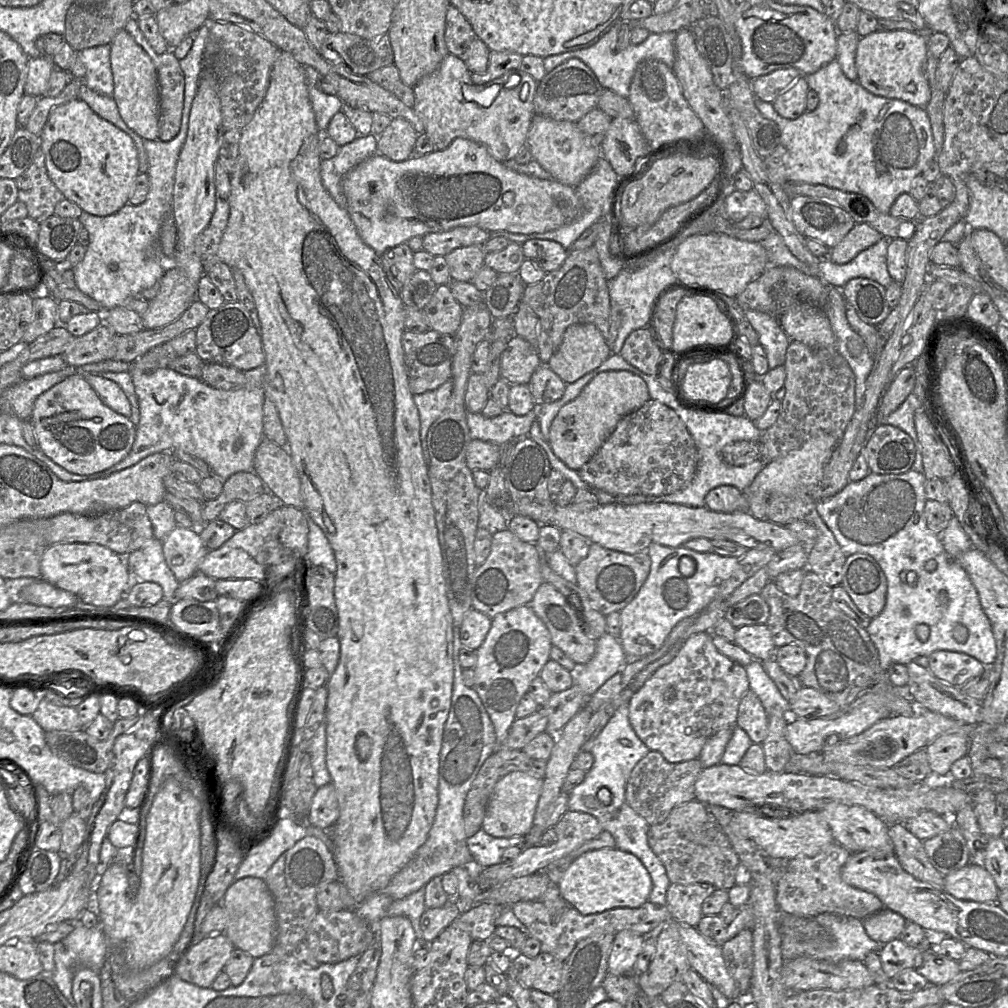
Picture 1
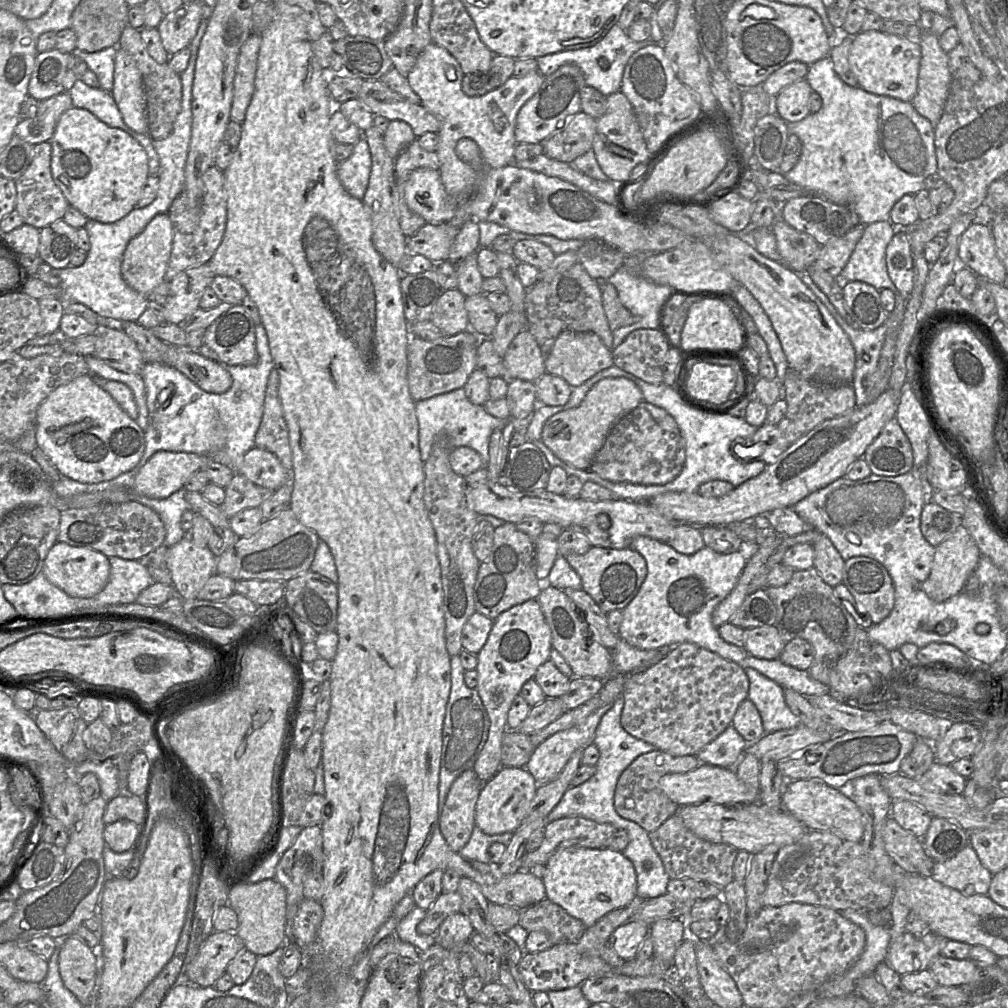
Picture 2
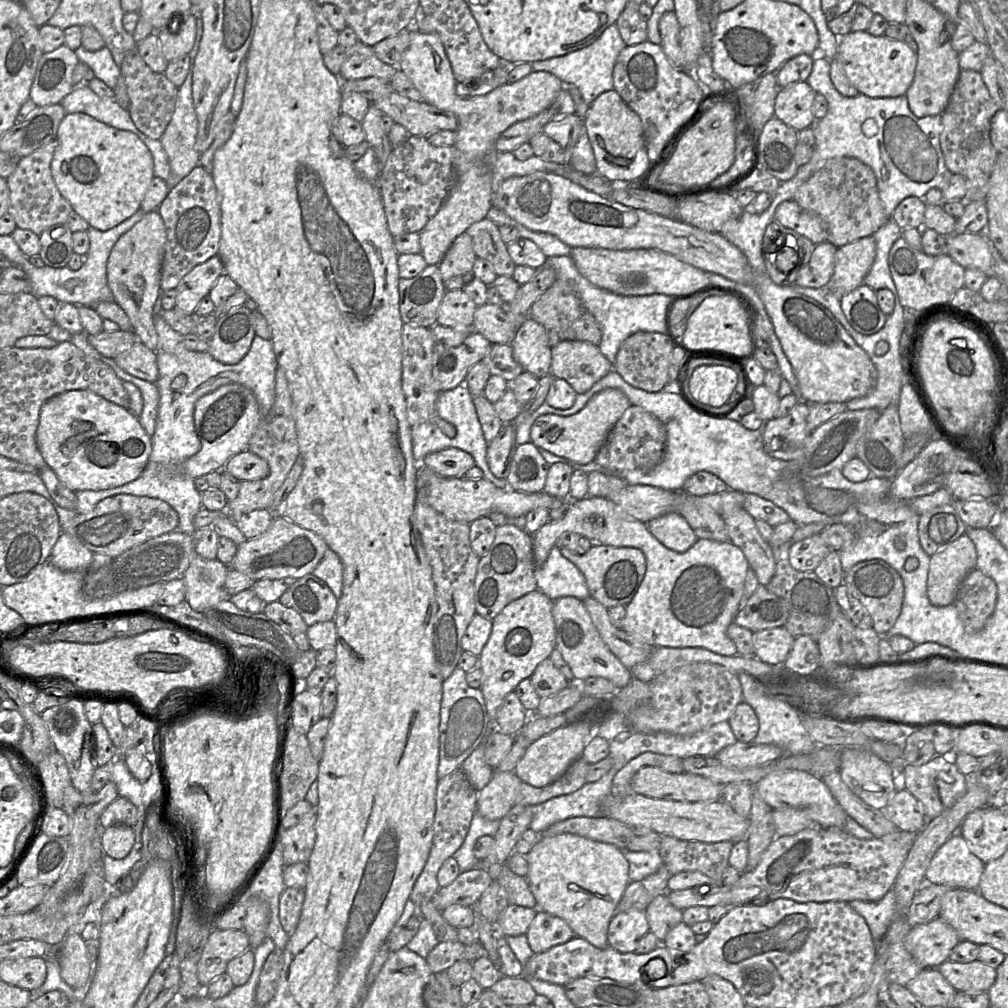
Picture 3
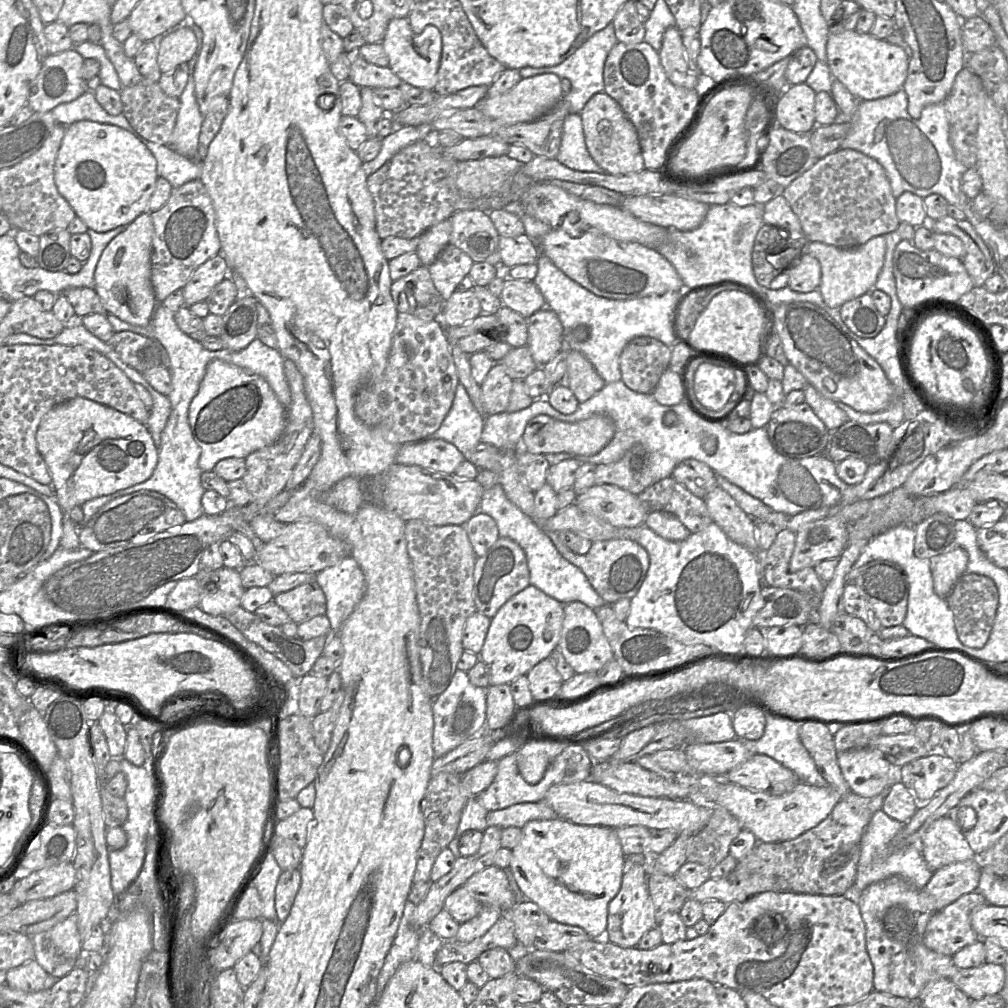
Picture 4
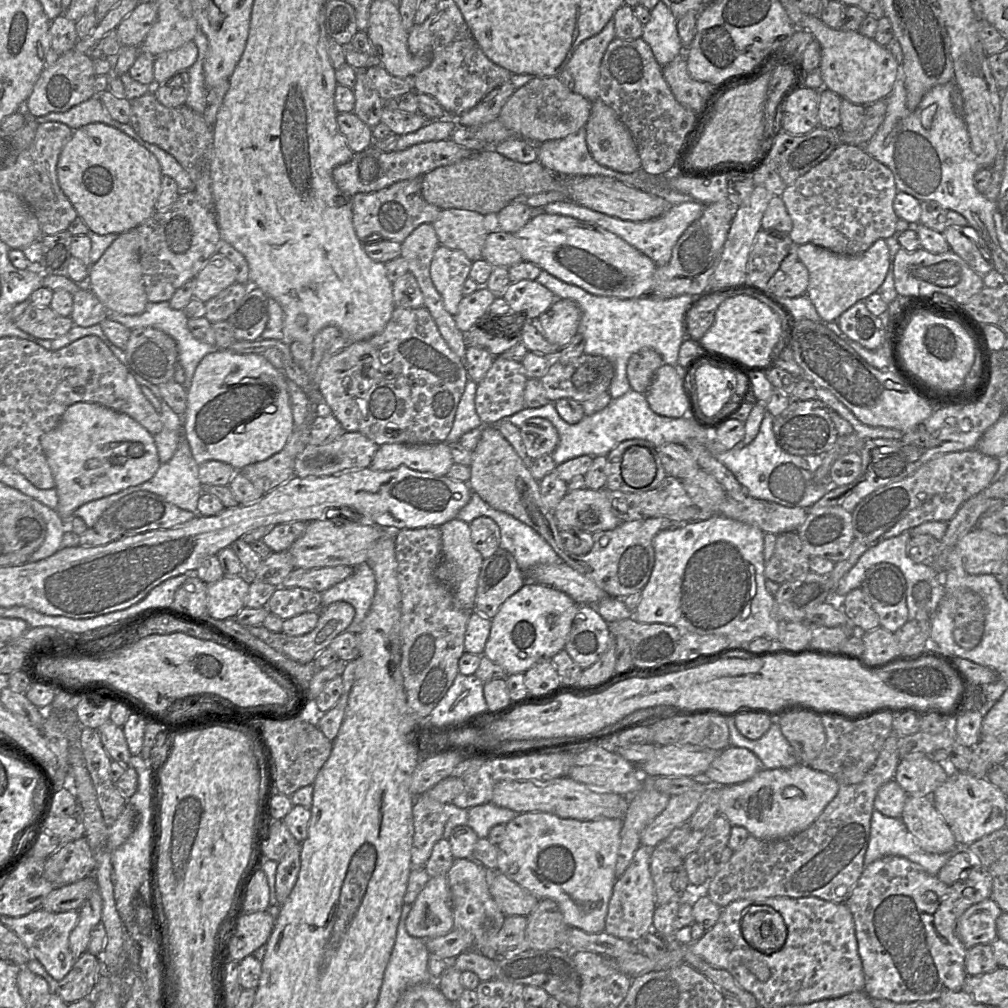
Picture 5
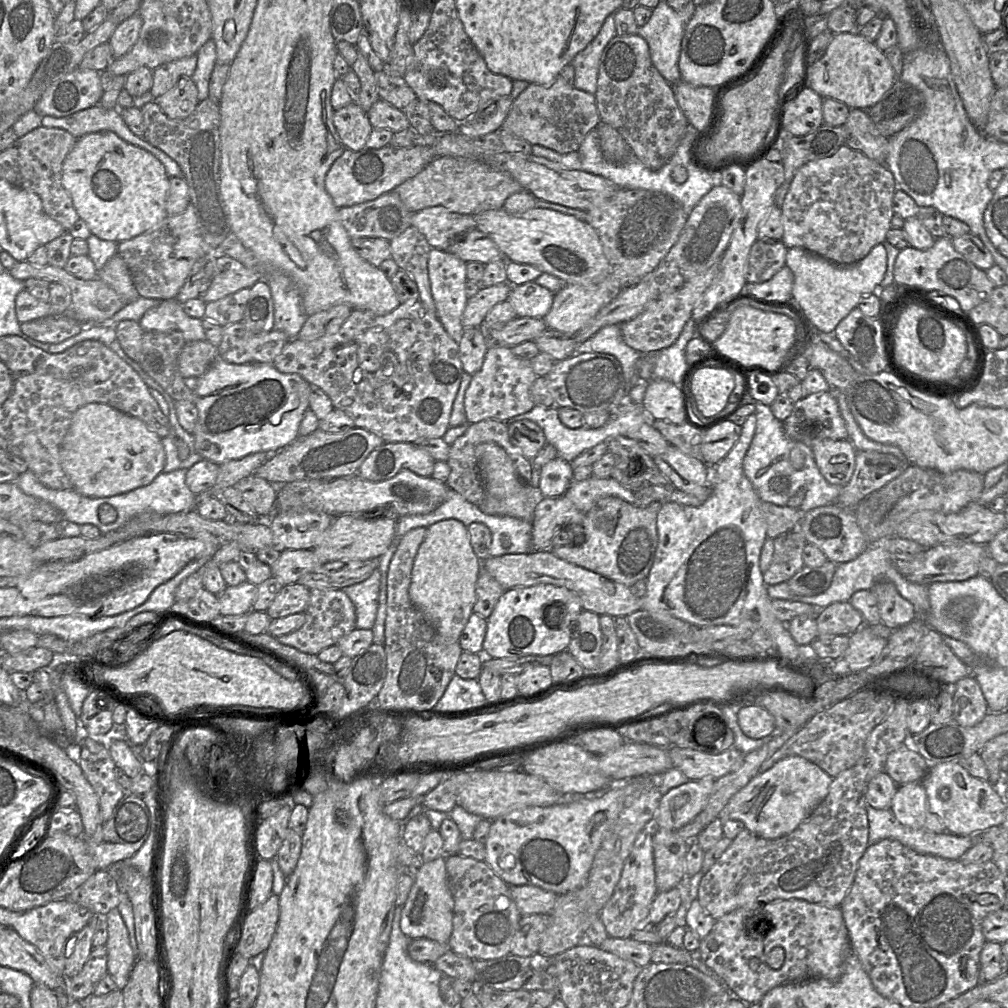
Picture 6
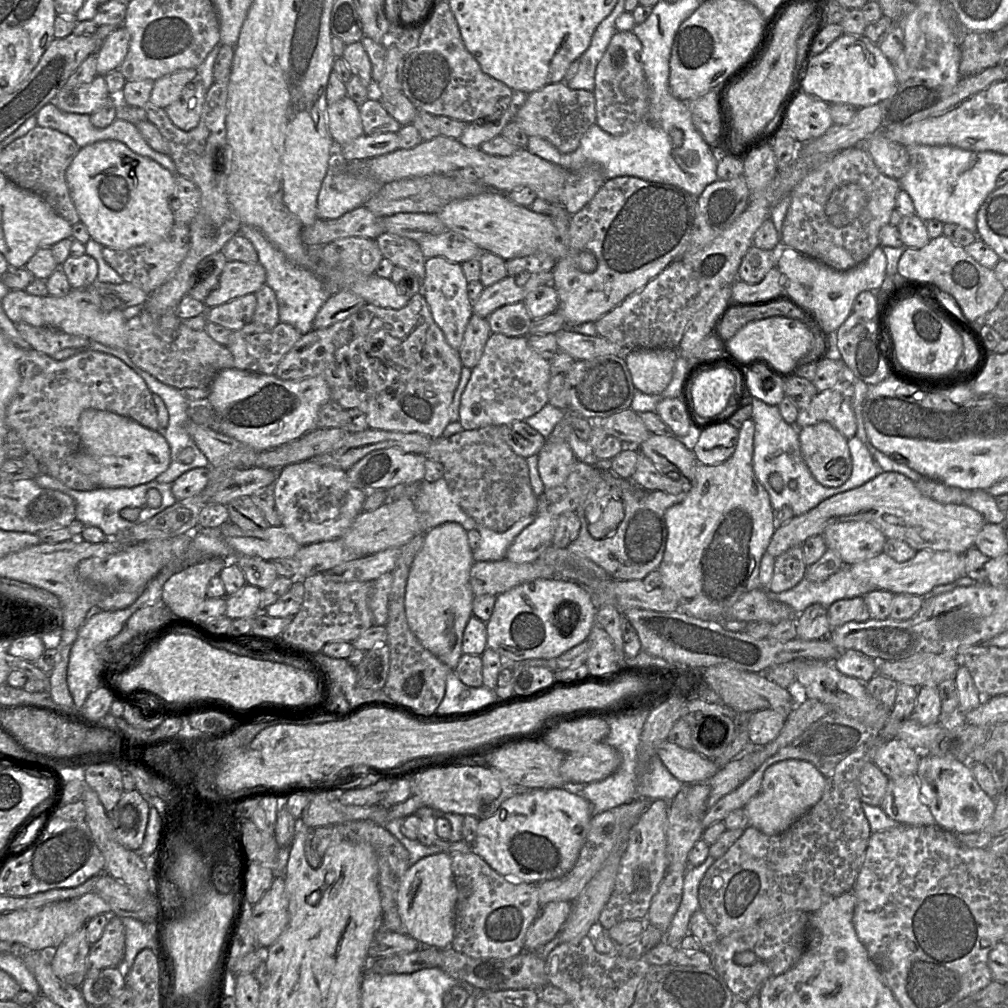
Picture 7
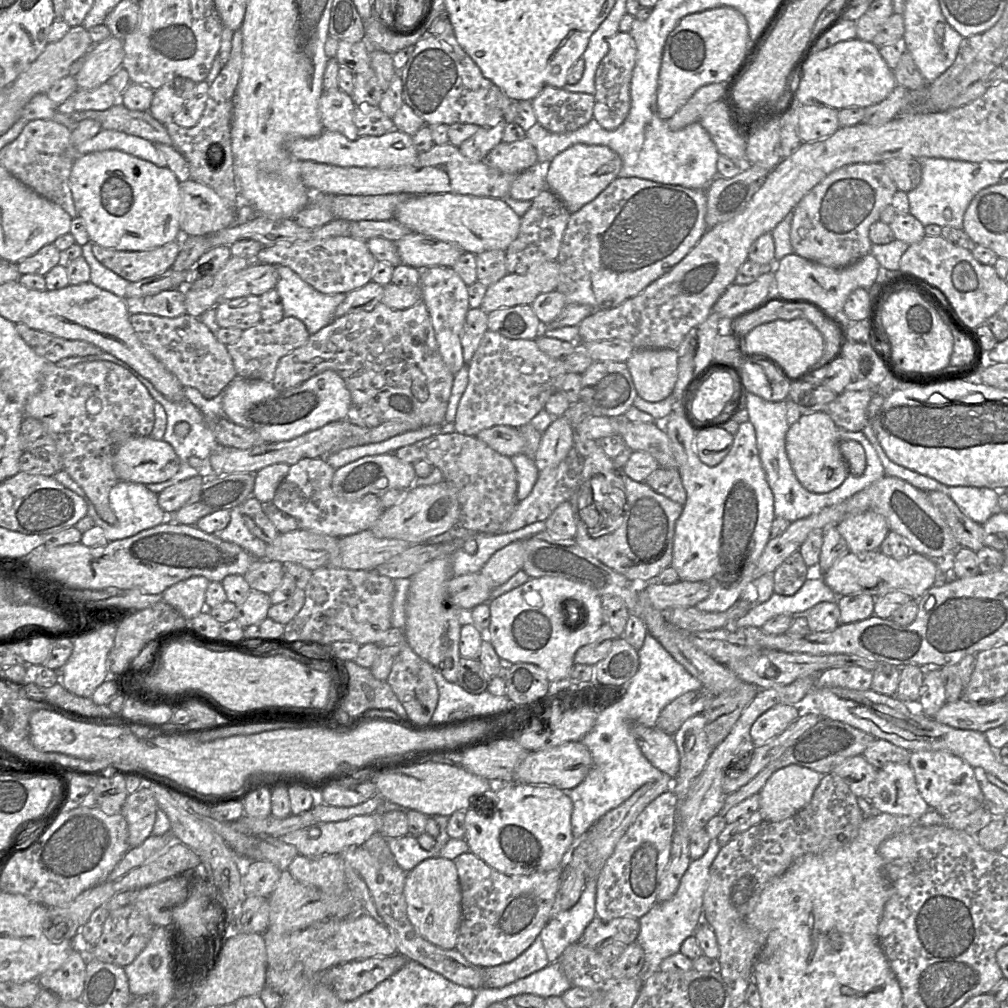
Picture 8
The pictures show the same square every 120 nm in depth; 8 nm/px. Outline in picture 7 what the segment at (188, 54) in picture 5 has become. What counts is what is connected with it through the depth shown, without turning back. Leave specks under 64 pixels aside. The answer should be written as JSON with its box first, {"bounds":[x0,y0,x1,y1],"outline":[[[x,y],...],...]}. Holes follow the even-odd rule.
{"bounds":[150,69,198,108],"outline":[[[197,69],[178,70],[157,79],[154,82],[150,103],[160,108],[167,108],[180,96],[184,87],[198,79]]]}

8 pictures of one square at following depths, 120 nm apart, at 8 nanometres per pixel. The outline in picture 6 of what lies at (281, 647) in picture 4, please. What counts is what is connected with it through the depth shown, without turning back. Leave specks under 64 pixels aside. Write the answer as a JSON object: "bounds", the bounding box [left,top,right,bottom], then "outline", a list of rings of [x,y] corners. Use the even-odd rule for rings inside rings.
{"bounds":[276,590,356,655],"outline":[[[310,590],[310,600],[303,613],[306,619],[300,629],[276,638],[280,643],[304,653],[317,655],[323,649],[337,645],[341,637],[356,628],[355,607],[342,590]]]}

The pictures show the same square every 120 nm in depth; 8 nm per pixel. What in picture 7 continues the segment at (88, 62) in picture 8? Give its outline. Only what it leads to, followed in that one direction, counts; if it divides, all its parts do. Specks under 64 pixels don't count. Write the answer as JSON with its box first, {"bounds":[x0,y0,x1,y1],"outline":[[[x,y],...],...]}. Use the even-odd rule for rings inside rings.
{"bounds":[96,26,130,76],"outline":[[[124,26],[114,30],[96,51],[96,71],[106,76],[117,70],[124,61],[129,49],[130,35]]]}

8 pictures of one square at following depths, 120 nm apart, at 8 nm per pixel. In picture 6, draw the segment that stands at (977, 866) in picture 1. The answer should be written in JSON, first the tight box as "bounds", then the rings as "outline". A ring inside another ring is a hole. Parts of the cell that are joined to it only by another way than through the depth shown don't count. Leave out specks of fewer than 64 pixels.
{"bounds":[889,782,946,834],"outline":[[[921,782],[898,786],[889,810],[904,826],[935,834],[946,832],[940,818],[929,810],[927,795]]]}

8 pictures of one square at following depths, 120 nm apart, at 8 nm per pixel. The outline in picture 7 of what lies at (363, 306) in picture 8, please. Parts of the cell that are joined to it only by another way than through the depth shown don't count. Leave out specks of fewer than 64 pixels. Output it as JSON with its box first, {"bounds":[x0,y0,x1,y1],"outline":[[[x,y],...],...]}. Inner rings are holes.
{"bounds":[313,291,366,330],"outline":[[[340,291],[324,303],[313,321],[313,330],[325,329],[343,321],[356,312],[366,301],[351,291]]]}

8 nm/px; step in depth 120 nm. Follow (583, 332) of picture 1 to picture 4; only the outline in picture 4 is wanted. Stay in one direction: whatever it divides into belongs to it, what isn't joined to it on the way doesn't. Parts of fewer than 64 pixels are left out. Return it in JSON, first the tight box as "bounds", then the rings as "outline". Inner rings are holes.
{"bounds":[562,350,606,403],"outline":[[[577,350],[568,351],[567,371],[562,383],[569,387],[579,403],[593,397],[606,384],[590,361]]]}

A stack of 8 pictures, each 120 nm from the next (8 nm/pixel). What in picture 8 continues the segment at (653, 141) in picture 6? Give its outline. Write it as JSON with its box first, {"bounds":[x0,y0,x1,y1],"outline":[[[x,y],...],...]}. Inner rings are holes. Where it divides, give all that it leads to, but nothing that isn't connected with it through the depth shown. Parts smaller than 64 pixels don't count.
{"bounds":[593,32,637,131],"outline":[[[618,32],[610,40],[608,54],[601,61],[595,77],[593,118],[608,131],[616,130],[626,120],[631,108],[630,86],[636,65],[637,46],[630,33]]]}

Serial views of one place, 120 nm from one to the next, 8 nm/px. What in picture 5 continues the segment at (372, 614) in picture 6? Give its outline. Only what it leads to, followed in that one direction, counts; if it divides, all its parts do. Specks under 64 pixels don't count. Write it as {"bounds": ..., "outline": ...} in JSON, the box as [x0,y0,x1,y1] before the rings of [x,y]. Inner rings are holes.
{"bounds":[321,562,375,634],"outline":[[[367,562],[360,563],[354,567],[349,577],[321,592],[322,607],[337,601],[352,605],[355,616],[346,631],[357,634],[361,631],[363,620],[370,609],[375,589],[373,570]]]}

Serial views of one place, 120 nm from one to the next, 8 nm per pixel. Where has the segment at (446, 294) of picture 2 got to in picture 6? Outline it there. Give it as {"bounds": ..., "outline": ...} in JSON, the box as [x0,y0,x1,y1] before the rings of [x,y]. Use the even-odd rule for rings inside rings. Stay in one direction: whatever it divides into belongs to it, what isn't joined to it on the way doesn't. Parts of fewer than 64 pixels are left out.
{"bounds":[462,282,513,328],"outline":[[[508,282],[481,289],[471,298],[468,298],[462,315],[464,328],[481,327],[487,313],[496,304],[508,299],[513,286]]]}

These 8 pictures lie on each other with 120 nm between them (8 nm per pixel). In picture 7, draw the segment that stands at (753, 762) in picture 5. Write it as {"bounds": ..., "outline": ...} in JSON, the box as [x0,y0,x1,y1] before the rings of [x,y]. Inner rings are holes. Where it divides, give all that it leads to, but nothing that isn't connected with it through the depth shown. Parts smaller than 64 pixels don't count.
{"bounds":[656,741,720,784],"outline":[[[663,741],[656,755],[669,772],[684,784],[710,780],[720,769],[713,759]]]}

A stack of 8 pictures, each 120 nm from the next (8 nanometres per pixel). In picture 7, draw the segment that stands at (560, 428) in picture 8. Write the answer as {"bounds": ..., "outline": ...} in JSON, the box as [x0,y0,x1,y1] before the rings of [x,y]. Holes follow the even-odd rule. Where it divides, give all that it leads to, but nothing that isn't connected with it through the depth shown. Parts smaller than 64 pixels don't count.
{"bounds":[537,442,576,488],"outline":[[[545,442],[537,454],[537,469],[545,488],[565,482],[576,459],[566,442]]]}

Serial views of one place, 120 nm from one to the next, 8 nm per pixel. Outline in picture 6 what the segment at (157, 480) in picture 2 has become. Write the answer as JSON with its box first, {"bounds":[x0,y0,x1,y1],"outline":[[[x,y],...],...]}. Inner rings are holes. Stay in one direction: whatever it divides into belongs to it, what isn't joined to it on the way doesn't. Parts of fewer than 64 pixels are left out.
{"bounds":[193,357,310,464],"outline":[[[218,357],[210,367],[197,380],[198,386],[195,393],[195,406],[198,411],[198,422],[194,429],[193,435],[195,439],[195,450],[201,455],[203,460],[211,461],[215,464],[223,464],[224,462],[241,459],[247,455],[257,452],[274,451],[278,452],[285,446],[289,445],[299,436],[299,426],[303,415],[309,408],[310,383],[296,373],[281,373],[271,363],[248,363],[248,364],[232,364]]]}

